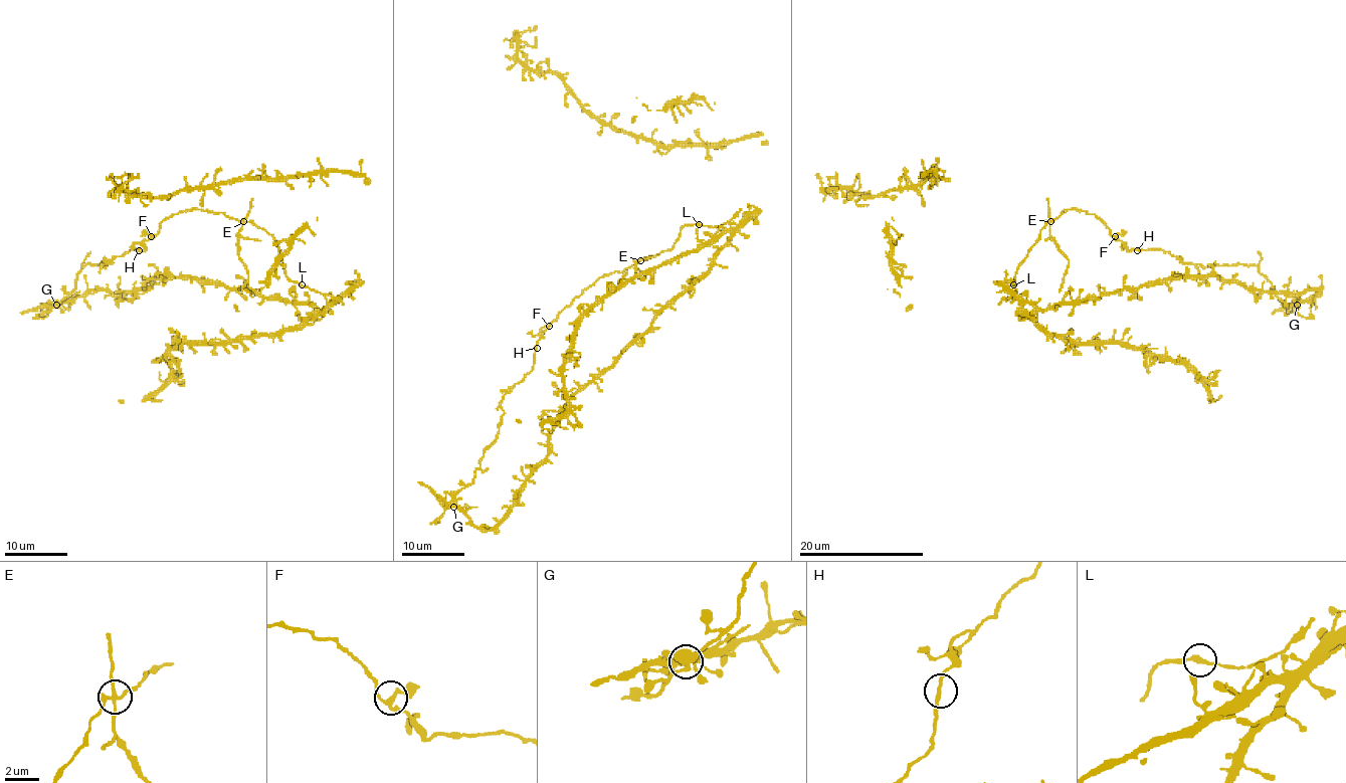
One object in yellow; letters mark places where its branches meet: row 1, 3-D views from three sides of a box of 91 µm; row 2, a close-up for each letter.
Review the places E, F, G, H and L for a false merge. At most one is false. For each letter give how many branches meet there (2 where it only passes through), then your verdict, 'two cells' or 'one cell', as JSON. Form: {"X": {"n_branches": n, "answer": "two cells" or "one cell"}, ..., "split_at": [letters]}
{"E": {"n_branches": 4, "answer": "two cells"}, "F": {"n_branches": 3, "answer": "one cell"}, "G": {"n_branches": 4, "answer": "one cell"}, "H": {"n_branches": 2, "answer": "one cell"}, "L": {"n_branches": 2, "answer": "one cell"}, "split_at": ["E"]}

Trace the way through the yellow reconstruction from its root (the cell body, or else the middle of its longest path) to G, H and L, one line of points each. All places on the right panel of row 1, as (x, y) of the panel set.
G: (1023, 259), (1046, 222), (1081, 209), (1129, 251), (1164, 250), (1204, 267), (1256, 265), (1286, 305), (1297, 305)
H: (1023, 259), (1045, 223), (1069, 209), (1094, 214), (1129, 251), (1137, 250)
L: (1023, 259), (1013, 284)

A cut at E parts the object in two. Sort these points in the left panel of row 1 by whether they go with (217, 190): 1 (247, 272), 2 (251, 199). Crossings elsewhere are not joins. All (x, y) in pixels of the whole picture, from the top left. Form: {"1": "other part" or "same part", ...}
{"1": "other part", "2": "other part"}

